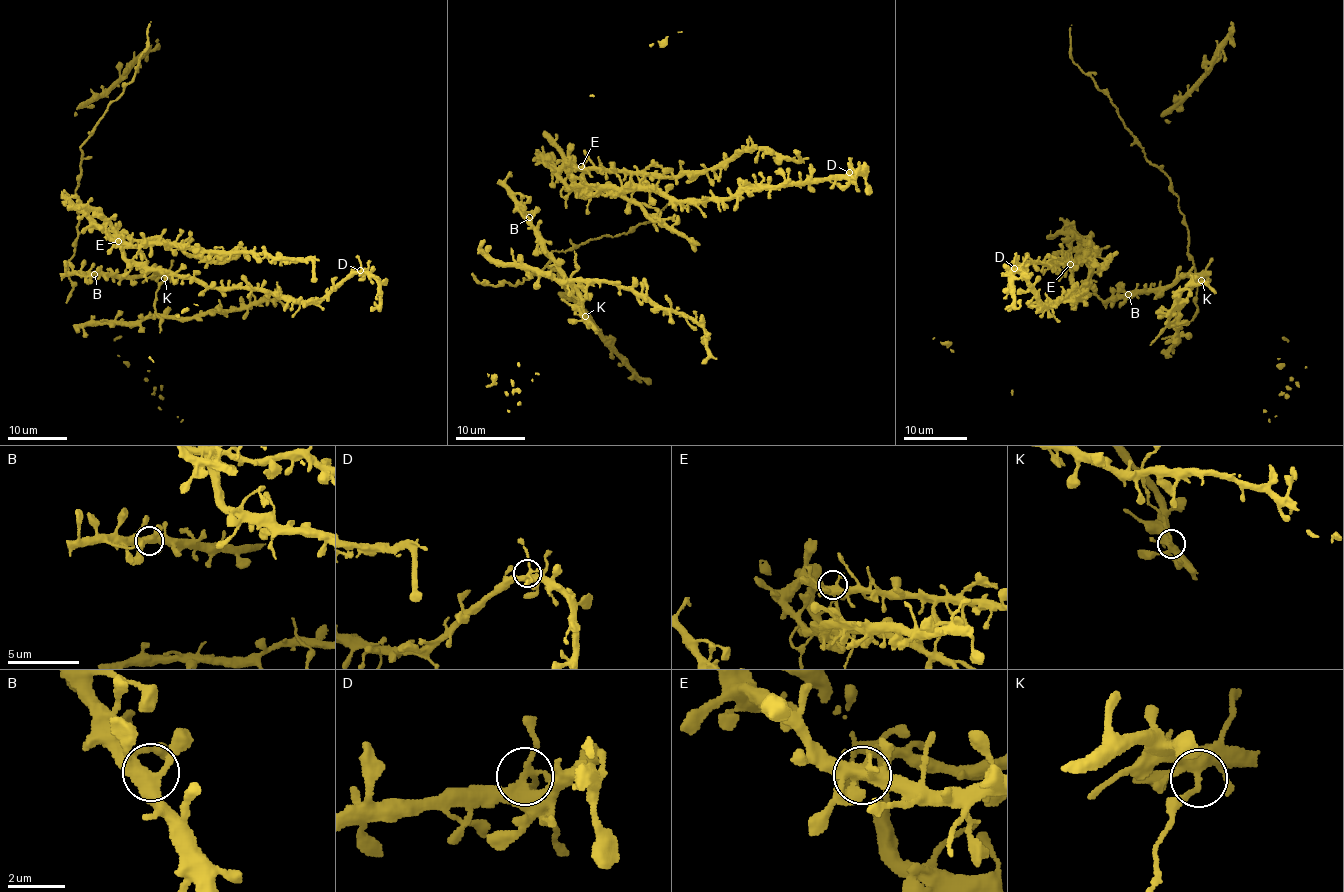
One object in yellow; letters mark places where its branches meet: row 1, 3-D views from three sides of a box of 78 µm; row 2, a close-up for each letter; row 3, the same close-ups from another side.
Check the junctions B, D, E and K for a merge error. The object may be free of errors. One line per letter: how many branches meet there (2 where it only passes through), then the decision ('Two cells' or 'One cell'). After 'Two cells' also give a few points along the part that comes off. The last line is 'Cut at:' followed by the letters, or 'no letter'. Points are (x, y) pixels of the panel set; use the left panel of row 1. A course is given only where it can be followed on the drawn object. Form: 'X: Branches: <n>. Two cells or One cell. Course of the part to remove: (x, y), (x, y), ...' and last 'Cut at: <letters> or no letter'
B: Branches: 5. One cell
D: Branches: 4. One cell
E: Branches: 5. One cell
K: Branches: 5. Two cells. Course of the part to remove: (164, 278), (156, 291), (154, 303), (160, 318), (159, 332)
Cut at: K

